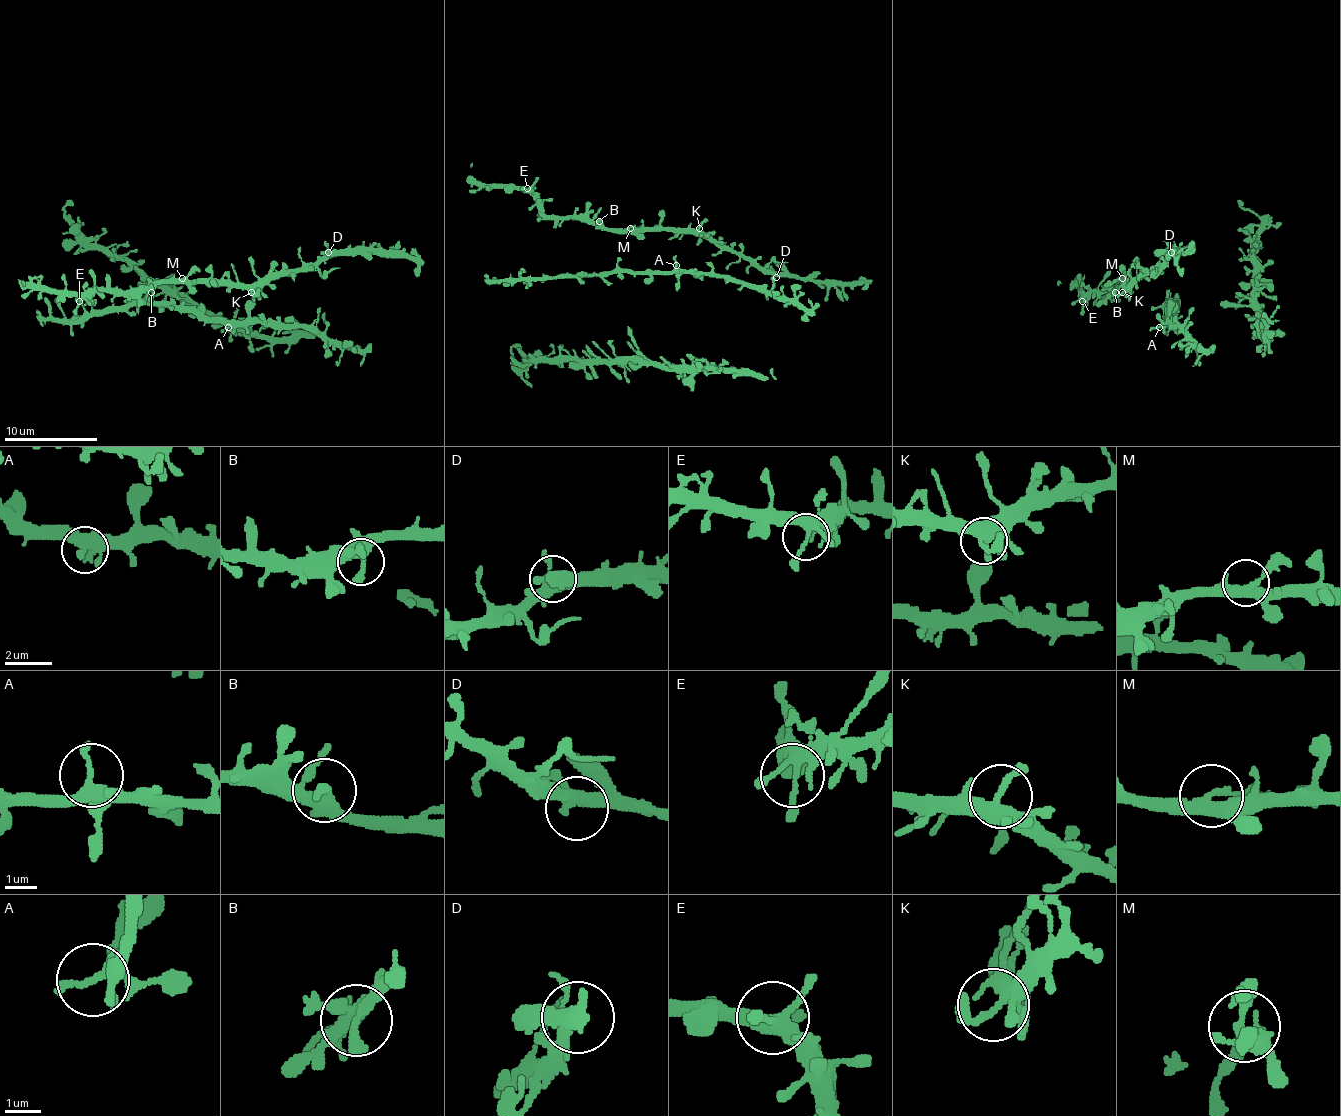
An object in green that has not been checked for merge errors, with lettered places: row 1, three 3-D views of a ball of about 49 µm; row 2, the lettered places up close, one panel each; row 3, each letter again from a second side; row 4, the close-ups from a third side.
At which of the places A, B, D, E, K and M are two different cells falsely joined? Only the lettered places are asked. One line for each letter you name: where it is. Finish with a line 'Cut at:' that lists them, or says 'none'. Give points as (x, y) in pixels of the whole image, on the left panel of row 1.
Cut at: none

